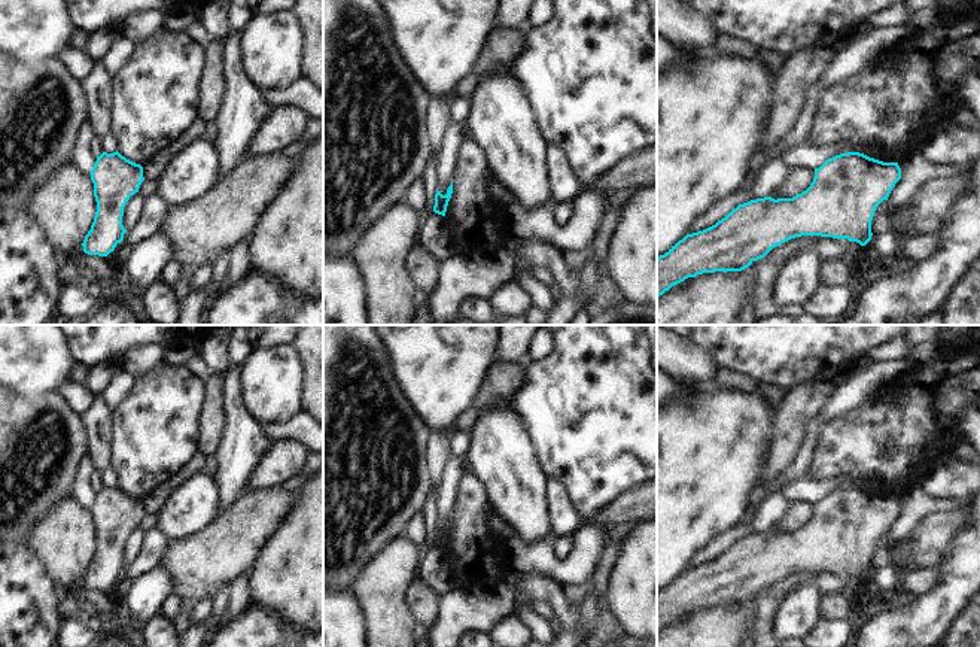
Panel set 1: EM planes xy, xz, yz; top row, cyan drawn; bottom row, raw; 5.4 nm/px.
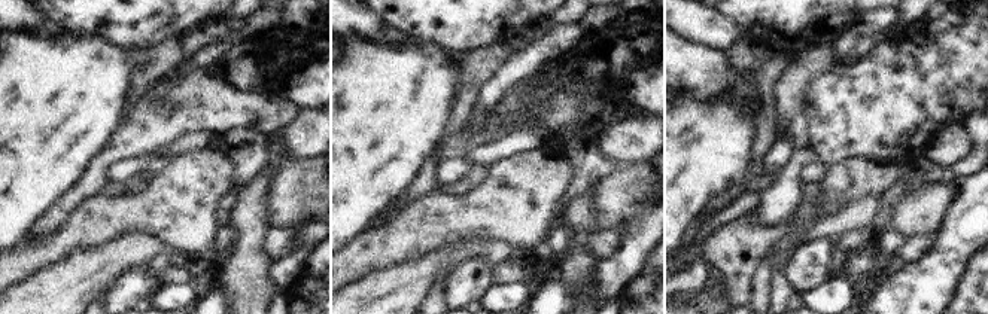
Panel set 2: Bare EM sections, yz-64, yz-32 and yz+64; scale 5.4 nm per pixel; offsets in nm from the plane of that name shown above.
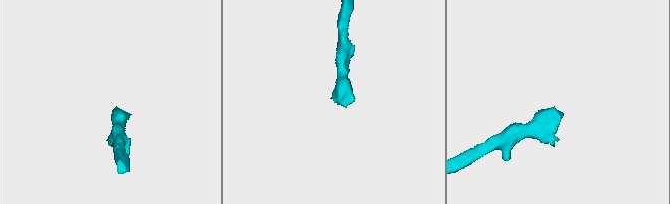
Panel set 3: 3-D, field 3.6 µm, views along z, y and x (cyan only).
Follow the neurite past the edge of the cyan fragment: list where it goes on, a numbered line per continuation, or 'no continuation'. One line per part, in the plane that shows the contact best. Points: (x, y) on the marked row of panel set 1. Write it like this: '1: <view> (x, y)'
no continuation.

